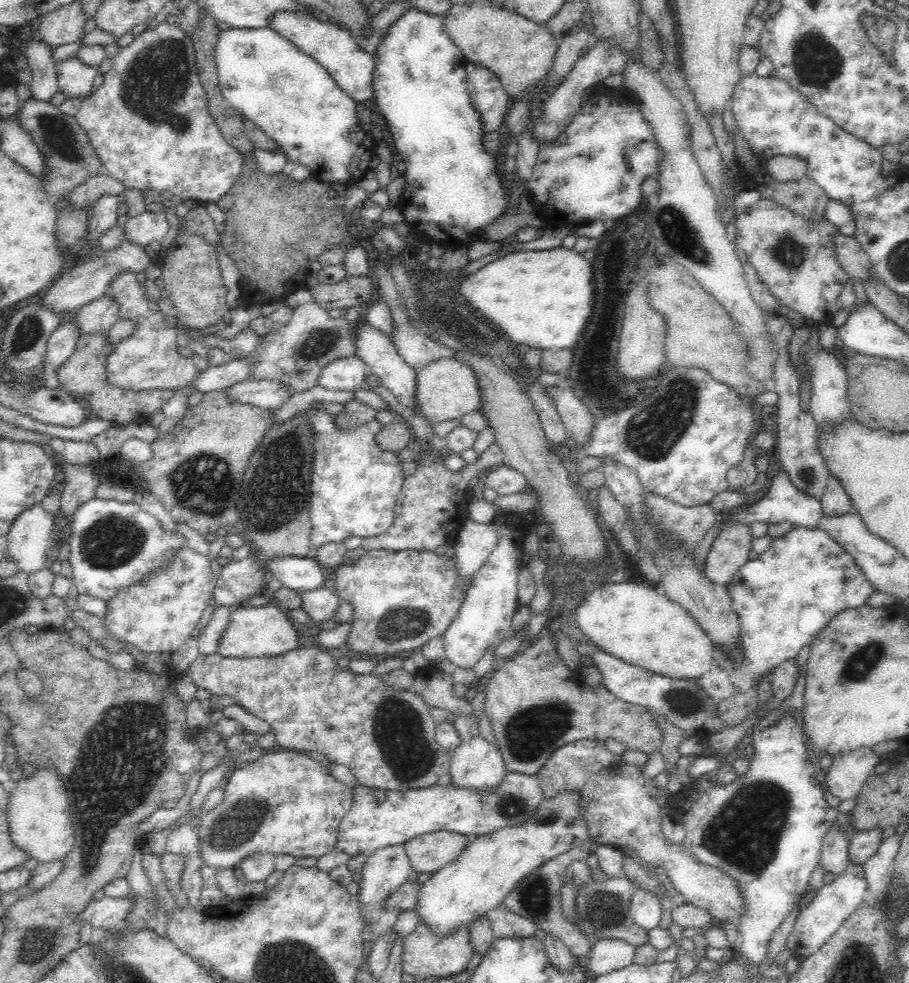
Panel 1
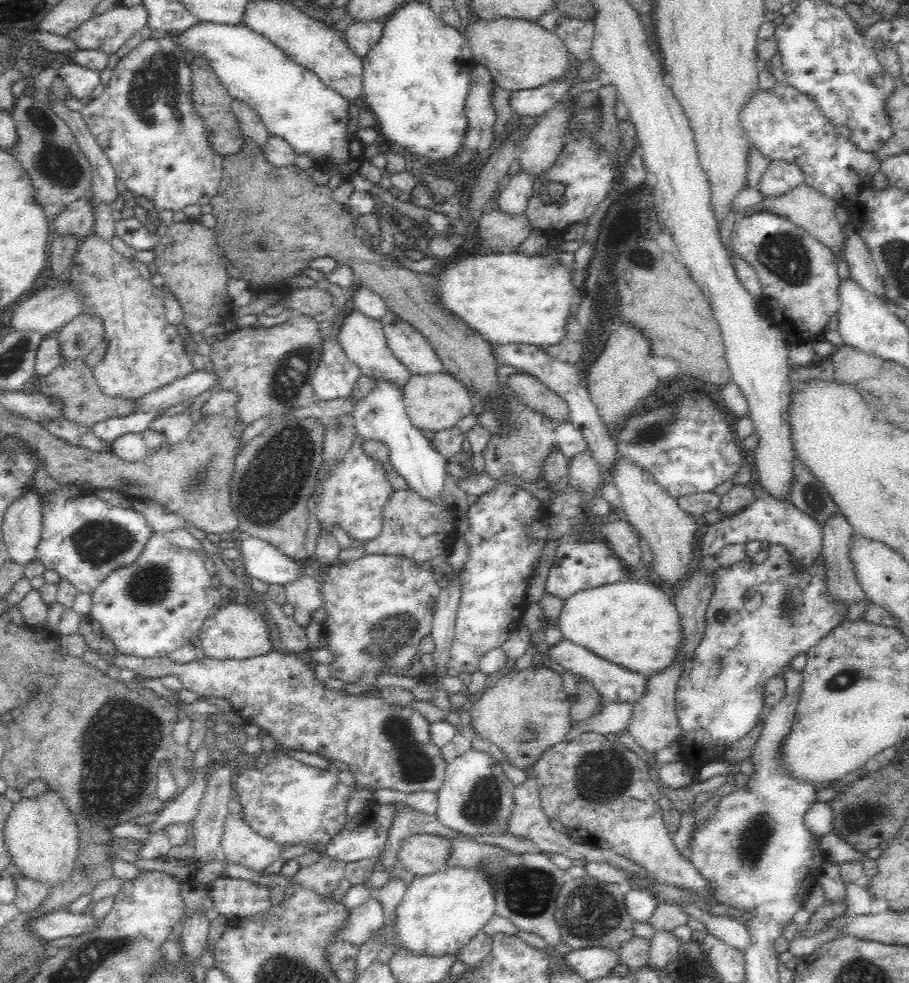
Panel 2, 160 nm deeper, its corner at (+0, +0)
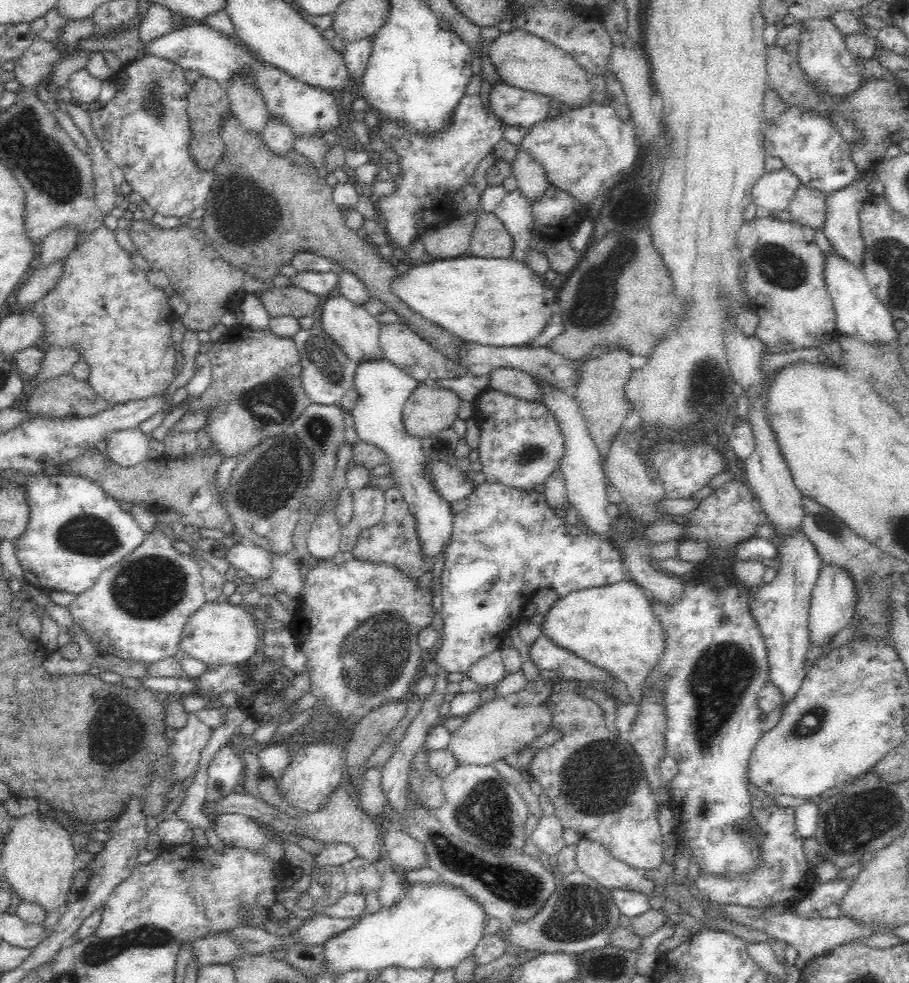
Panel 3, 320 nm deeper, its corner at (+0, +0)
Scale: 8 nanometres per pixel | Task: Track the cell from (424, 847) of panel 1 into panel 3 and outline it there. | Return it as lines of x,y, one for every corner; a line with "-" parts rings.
385,828
381,831
383,853
390,863
399,864
405,870
418,870
426,867
424,845
400,831
398,828

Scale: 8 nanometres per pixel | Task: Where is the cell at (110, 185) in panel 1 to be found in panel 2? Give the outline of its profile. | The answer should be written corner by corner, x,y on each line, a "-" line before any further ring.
84,199
68,205
68,208
54,217
54,237
74,235
76,237
90,236
93,232
94,221
90,220
93,205

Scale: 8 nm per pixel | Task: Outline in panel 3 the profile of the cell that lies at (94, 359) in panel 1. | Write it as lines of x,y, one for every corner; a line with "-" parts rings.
70,372
42,381
31,390
27,412
52,418
90,417
111,405
94,394
87,381
76,380

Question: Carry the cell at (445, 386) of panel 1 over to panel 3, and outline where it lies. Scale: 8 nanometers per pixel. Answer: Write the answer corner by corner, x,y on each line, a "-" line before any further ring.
418,385
403,408
404,431
423,440
447,429
458,418
460,400
454,390

